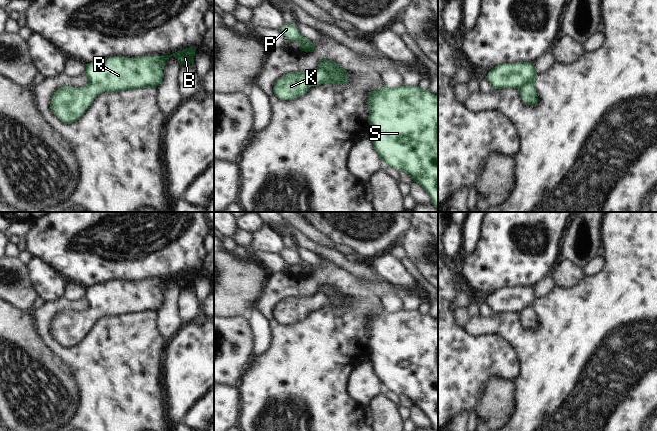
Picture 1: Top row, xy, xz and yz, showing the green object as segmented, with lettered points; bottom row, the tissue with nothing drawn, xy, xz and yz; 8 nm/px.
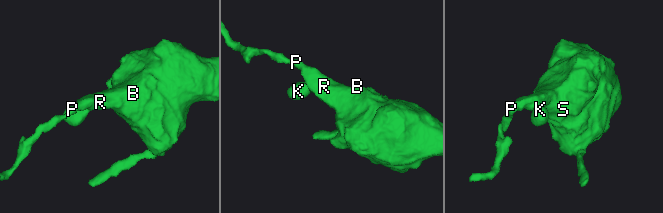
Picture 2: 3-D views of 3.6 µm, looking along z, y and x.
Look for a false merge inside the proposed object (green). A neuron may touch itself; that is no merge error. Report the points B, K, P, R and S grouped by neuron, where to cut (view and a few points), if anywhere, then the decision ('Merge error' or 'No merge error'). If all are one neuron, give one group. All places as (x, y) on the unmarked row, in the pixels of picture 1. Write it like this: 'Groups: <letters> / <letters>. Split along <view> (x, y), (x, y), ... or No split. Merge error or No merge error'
Groups: B K P R S. No split. No merge error

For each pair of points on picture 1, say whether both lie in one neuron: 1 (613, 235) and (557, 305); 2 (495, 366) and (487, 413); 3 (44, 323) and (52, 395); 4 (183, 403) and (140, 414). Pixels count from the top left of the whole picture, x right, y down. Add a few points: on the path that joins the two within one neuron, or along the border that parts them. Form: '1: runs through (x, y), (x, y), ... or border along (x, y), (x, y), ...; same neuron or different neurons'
1: runs through (613, 257), (613, 268), (585, 296), (579, 298); same neuron
2: border along (513, 380), (493, 377), (485, 385), (482, 398); different neurons
3: border along (34, 327), (39, 338), (64, 363); different neurons
4: border along (161, 385), (163, 389), (164, 414), (167, 420); different neurons

